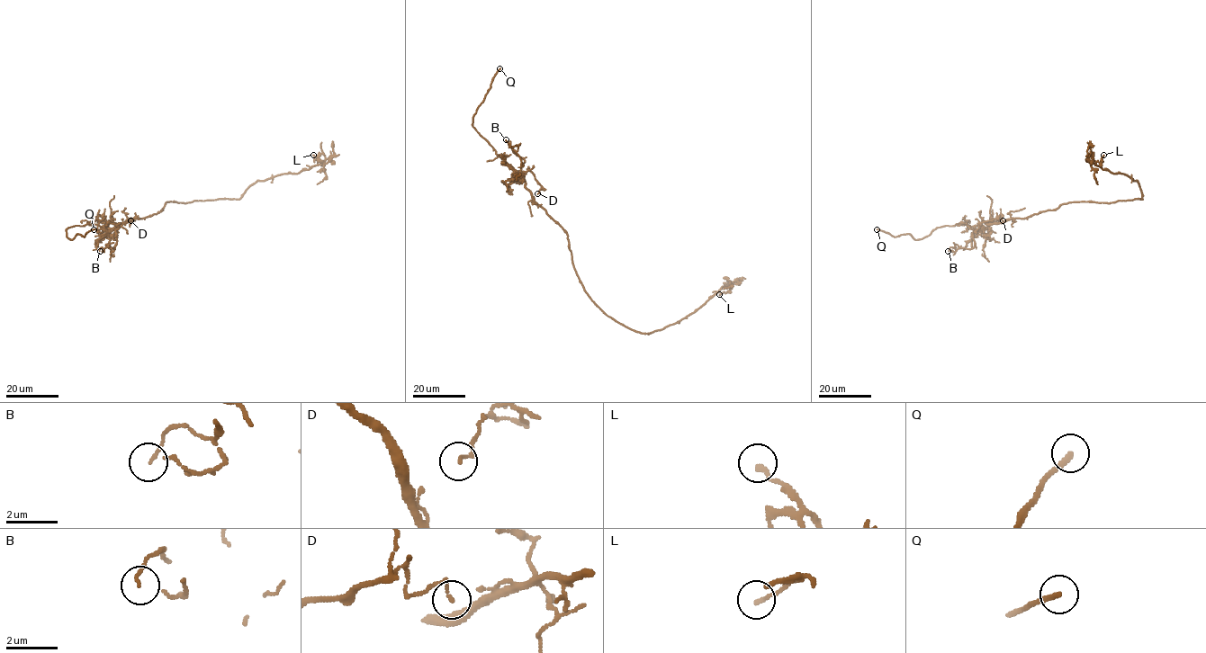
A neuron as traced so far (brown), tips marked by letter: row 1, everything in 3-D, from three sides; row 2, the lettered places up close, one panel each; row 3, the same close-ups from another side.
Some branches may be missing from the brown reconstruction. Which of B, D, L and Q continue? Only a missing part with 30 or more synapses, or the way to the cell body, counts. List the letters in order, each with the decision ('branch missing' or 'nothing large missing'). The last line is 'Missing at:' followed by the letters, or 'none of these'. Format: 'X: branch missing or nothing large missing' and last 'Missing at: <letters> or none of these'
B: nothing large missing
D: nothing large missing
L: nothing large missing
Q: branch missing
Missing at: Q

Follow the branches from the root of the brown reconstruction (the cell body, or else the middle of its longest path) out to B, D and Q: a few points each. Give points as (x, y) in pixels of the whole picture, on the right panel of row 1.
B: (1075, 201), (1025, 218), (982, 222), (975, 227), (982, 230), (972, 233), (972, 248), (955, 244), (948, 251)
D: (1075, 201), (1025, 218), (982, 222), (975, 228), (981, 231), (979, 223), (997, 217), (1003, 220)
Q: (1075, 201), (1025, 218), (972, 227), (955, 224), (937, 227), (919, 239), (909, 234), (893, 237), (877, 229)

